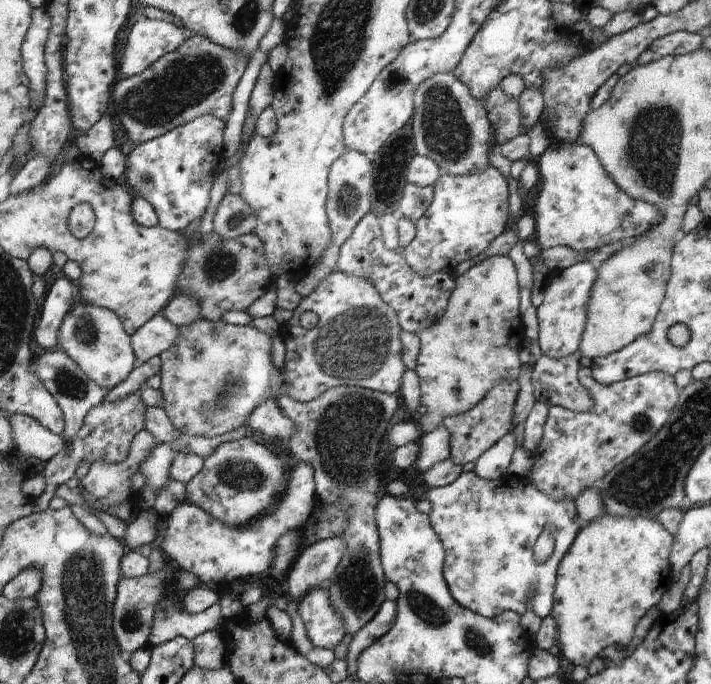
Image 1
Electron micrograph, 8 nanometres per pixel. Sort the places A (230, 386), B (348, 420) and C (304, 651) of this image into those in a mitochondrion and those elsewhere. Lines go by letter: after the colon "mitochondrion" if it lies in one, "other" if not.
A: mitochondrion
B: mitochondrion
C: other

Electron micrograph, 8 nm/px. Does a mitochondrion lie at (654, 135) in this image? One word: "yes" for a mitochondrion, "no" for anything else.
yes

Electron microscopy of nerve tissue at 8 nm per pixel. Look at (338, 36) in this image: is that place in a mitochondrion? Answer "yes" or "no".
yes

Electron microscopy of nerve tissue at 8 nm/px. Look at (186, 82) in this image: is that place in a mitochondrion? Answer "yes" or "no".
yes

